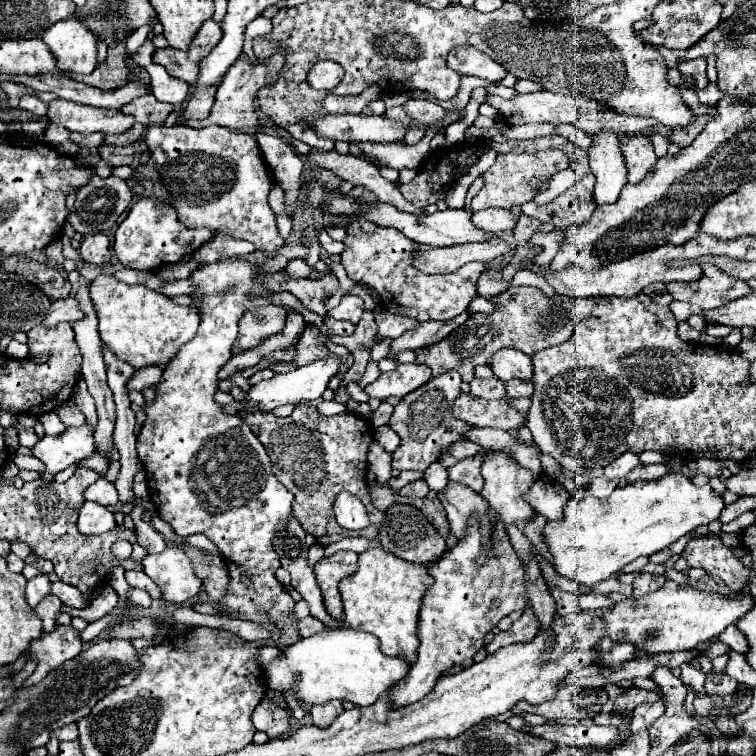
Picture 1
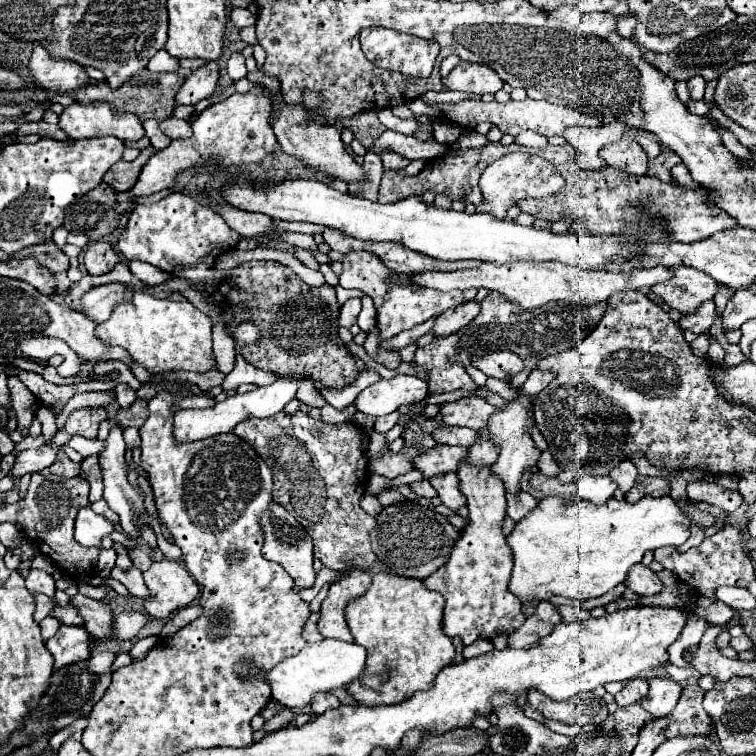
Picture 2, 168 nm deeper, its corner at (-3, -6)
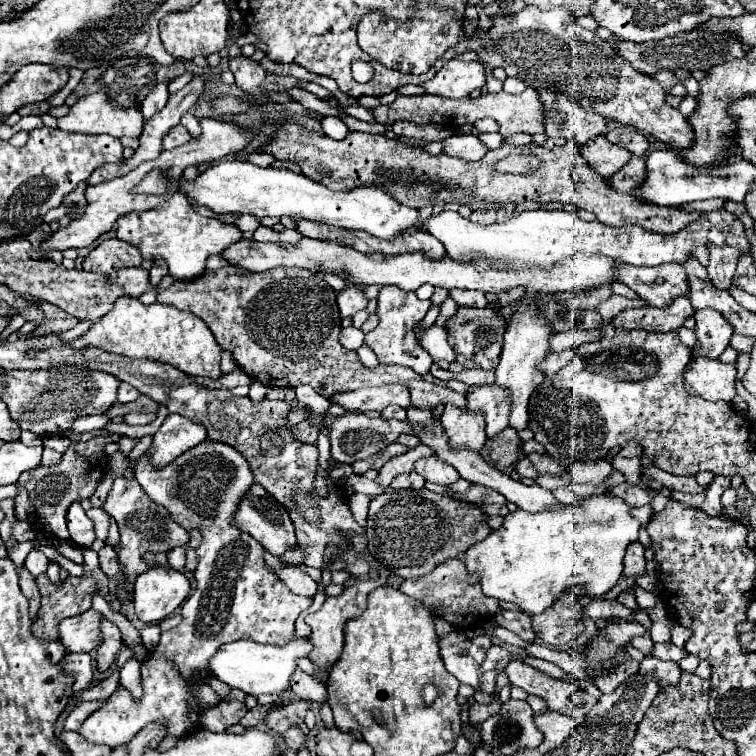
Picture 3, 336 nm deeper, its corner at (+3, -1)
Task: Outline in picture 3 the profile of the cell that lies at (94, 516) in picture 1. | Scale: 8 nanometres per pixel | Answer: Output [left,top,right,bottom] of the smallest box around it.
[66,502,96,548]

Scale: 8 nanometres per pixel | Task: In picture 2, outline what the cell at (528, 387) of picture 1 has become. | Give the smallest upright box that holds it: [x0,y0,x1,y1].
[520,371,554,397]

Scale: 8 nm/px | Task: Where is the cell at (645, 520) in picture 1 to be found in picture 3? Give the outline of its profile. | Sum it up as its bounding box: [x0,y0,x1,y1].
[464,494,652,616]

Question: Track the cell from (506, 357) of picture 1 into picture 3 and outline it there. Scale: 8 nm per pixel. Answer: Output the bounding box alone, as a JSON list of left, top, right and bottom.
[444,308,506,370]

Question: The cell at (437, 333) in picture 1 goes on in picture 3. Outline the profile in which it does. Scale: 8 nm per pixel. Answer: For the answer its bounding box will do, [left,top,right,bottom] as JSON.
[450,290,488,308]

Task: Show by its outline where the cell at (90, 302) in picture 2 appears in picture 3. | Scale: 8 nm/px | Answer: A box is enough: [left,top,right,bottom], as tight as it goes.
[110,266,152,298]

